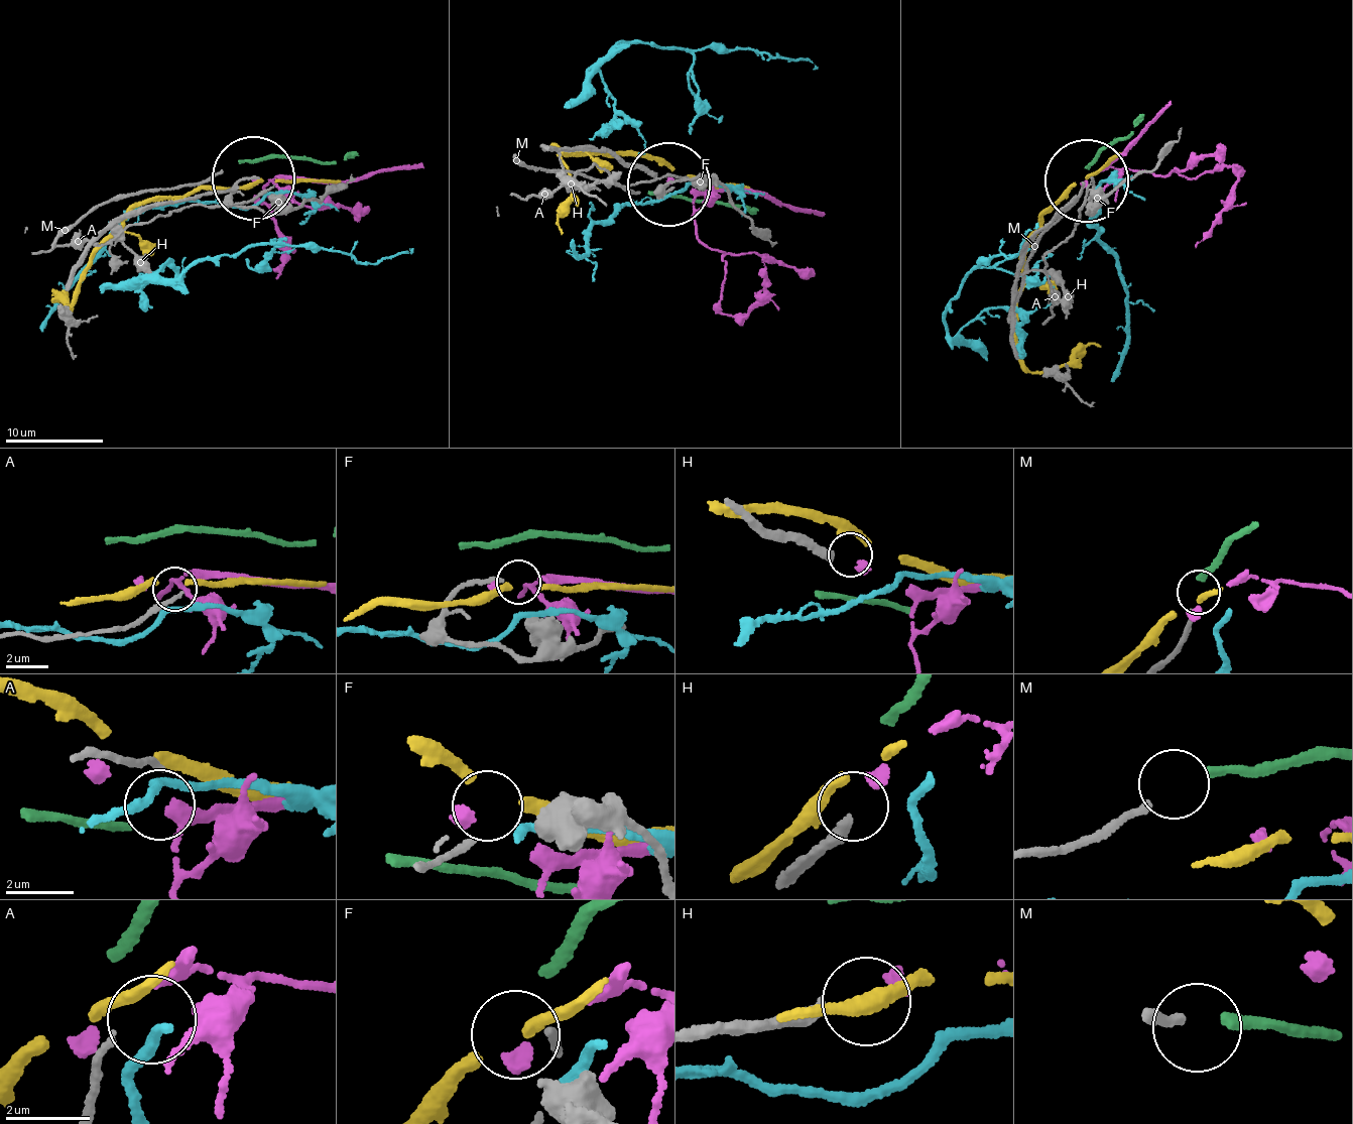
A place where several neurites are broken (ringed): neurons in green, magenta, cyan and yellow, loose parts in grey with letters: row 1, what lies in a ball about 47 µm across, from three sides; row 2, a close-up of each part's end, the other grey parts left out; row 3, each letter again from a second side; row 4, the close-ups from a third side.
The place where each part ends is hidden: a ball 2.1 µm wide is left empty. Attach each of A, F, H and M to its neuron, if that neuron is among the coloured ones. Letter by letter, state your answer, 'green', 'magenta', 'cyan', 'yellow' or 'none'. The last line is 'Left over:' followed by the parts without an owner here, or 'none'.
A: none
F: yellow
H: magenta
M: green
Left over: A

